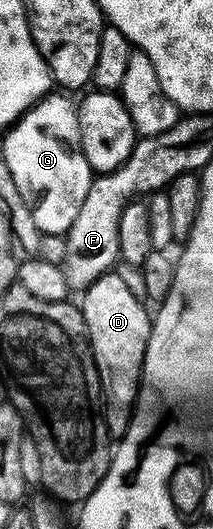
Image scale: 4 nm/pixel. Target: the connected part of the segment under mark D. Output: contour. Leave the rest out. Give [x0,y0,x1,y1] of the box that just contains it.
[80,274,151,437]

